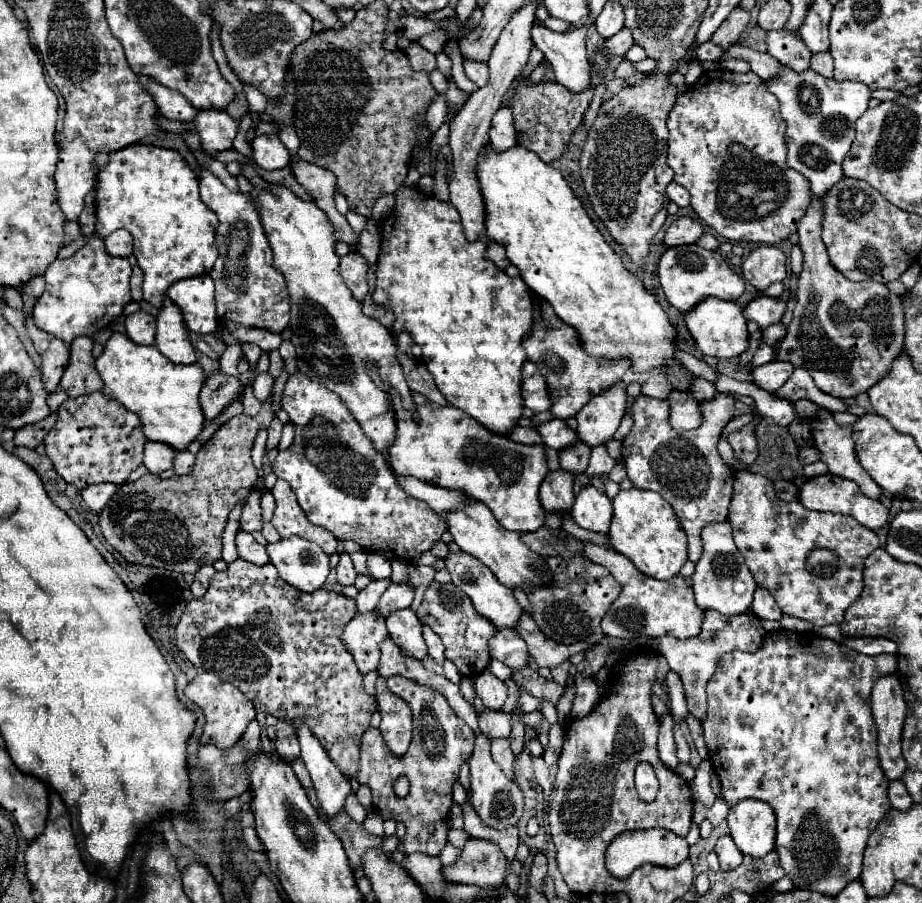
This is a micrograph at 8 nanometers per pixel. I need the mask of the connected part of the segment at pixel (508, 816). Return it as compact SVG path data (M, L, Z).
M477 734L475 748L469 758L469 774L471 774L471 802L483 824L495 830L507 830L517 826L523 814L523 794L519 786L503 774L503 770L491 758L491 740L485 734Z

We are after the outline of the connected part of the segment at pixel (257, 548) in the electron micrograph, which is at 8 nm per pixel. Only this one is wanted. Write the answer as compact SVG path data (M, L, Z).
M239 530L237 538L235 538L235 544L237 544L239 558L243 558L243 560L247 560L247 562L253 562L253 564L259 564L259 566L263 566L265 562L269 562L265 546L257 544L255 538L253 538L249 532Z

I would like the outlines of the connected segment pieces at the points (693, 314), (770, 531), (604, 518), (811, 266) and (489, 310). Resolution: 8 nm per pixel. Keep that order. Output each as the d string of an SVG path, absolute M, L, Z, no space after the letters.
M707 298L699 302L687 316L685 324L697 342L699 350L707 356L715 358L737 358L749 348L749 332L747 332L747 320L743 316L743 310L735 302L727 302L721 298Z
M737 472L733 498L729 506L729 524L739 552L745 558L757 586L769 590L783 610L783 614L807 620L813 626L839 624L845 610L855 602L863 590L863 562L879 548L879 538L869 528L855 522L855 518L831 512L807 510L801 502L783 502L777 498L773 482L761 474Z
M585 486L575 498L571 516L585 530L609 532L609 524L613 518L611 500L593 486Z
M815 198L799 222L799 246L803 252L803 272L799 274L799 288L795 294L795 310L793 320L787 326L787 334L781 340L781 350L777 354L779 360L789 360L793 366L801 366L813 376L819 390L835 398L855 398L867 392L875 382L883 380L891 372L891 362L903 350L903 332L905 332L905 316L903 304L897 294L887 290L885 284L879 282L851 282L843 278L827 258L827 250L821 240L821 218L823 218L823 202Z
M401 188L401 190L397 190L395 198L397 198L395 210L383 222L383 240L381 240L381 254L379 254L379 266L377 266L377 290L373 292L373 300L377 304L389 308L395 314L395 324L393 324L395 336L401 330L411 332L413 340L421 346L423 360L425 360L429 372L433 374L435 384L441 390L441 394L445 396L445 400L449 404L461 408L469 416L473 416L481 426L485 426L493 434L507 436L517 426L517 422L521 418L521 410L523 410L523 400L521 400L521 368L523 368L523 362L527 360L527 354L521 348L521 342L523 342L523 338L527 338L531 334L533 294L531 294L531 290L527 288L527 284L521 278L509 278L493 262L485 260L485 256L483 256L485 250L487 250L485 242L467 242L467 238L463 234L463 226L459 222L459 212L449 202L439 202L433 196L423 194L419 188Z

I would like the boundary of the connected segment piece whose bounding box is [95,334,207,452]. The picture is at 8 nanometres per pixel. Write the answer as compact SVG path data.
M113 334L95 366L105 384L103 394L119 400L139 416L147 440L163 442L177 452L197 440L205 426L199 390L203 388L203 378L207 378L199 364L173 364L155 346L141 346L125 334Z

